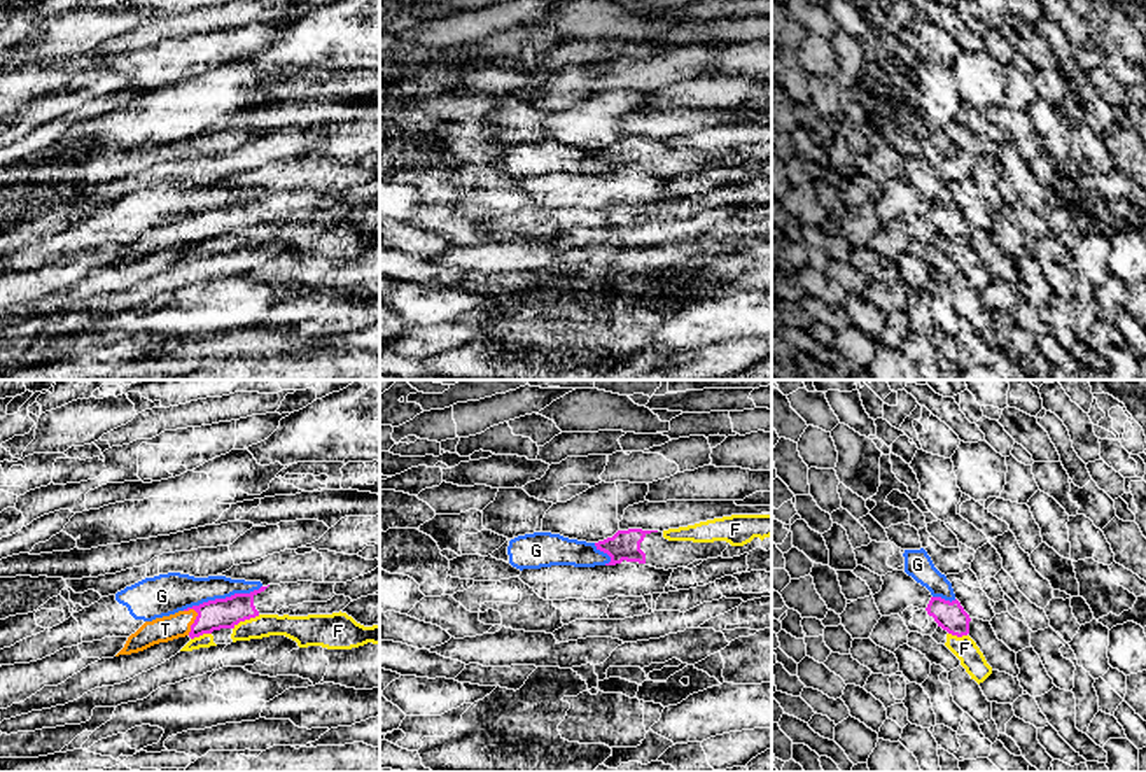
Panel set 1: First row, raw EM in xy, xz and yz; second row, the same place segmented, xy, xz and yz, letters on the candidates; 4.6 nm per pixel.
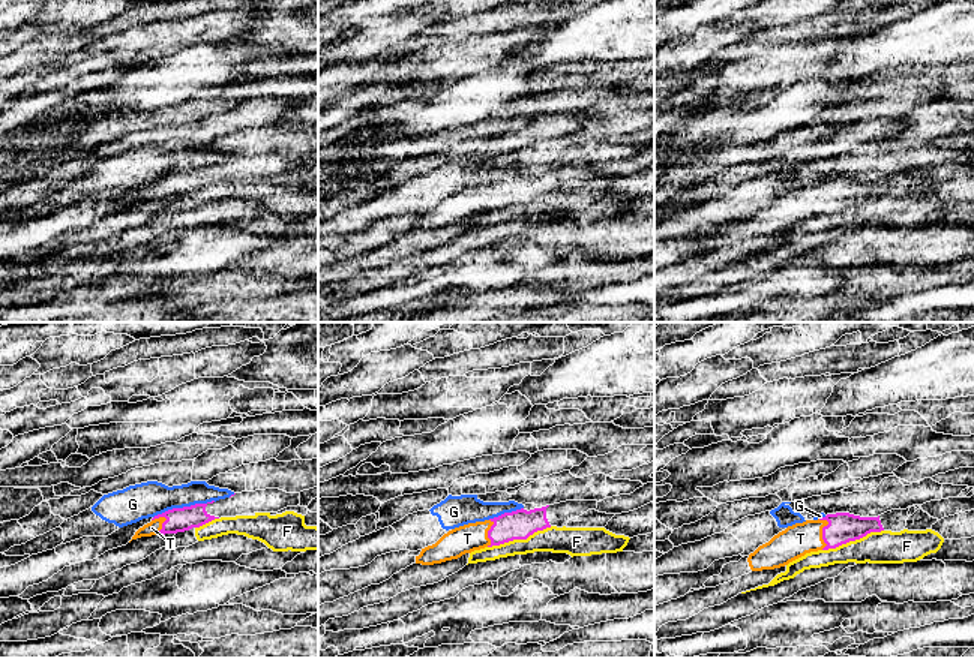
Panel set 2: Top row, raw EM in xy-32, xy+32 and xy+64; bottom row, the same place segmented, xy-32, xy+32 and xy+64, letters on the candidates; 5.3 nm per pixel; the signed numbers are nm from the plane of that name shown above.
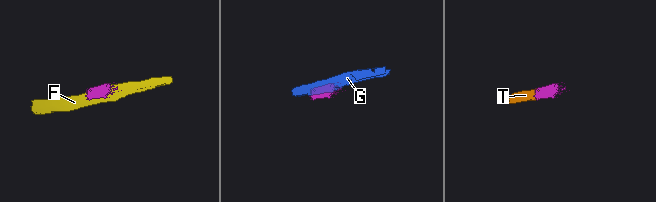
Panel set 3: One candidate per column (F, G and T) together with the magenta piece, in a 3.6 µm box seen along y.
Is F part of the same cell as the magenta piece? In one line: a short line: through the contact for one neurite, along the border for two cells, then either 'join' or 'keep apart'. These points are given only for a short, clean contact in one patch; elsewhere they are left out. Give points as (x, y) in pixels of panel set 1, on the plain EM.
keep apart

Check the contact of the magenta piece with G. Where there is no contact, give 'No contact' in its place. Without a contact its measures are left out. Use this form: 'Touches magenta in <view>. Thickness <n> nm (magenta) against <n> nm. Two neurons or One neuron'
Touches magenta in xy. Thickness 140 nm (magenta) against 190 nm. Two neurons

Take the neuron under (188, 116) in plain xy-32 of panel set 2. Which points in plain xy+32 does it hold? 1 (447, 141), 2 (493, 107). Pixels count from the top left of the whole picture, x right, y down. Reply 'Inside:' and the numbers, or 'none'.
Inside: 1

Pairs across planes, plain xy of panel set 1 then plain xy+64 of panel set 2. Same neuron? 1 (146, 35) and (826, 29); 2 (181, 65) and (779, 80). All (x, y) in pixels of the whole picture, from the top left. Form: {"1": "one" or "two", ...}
{"1": "one", "2": "one"}

